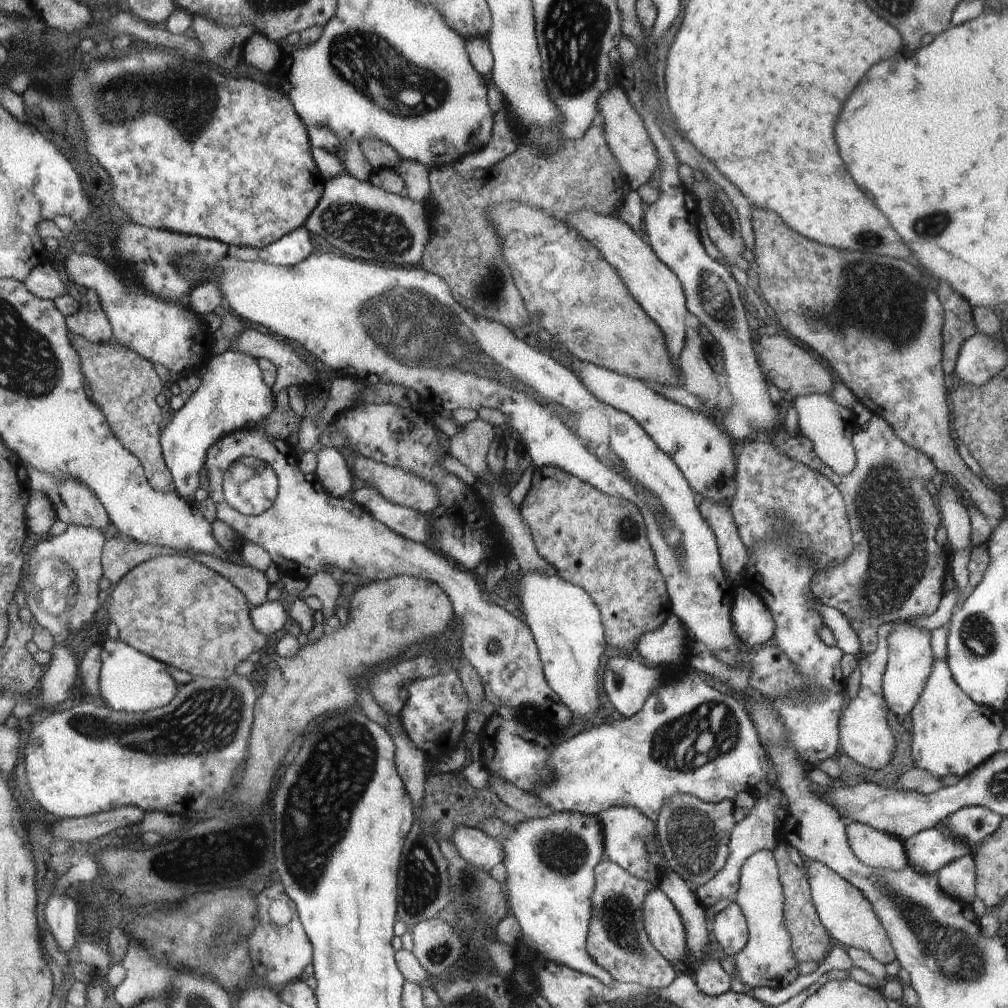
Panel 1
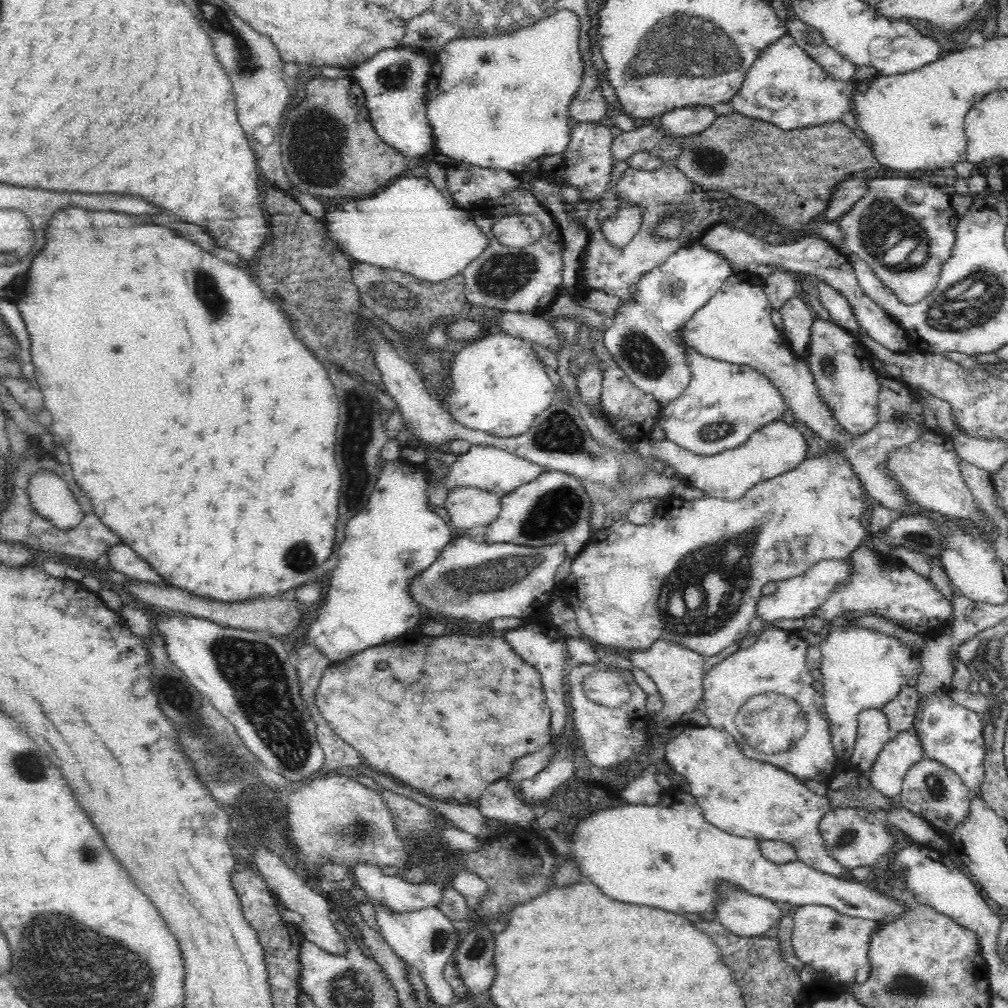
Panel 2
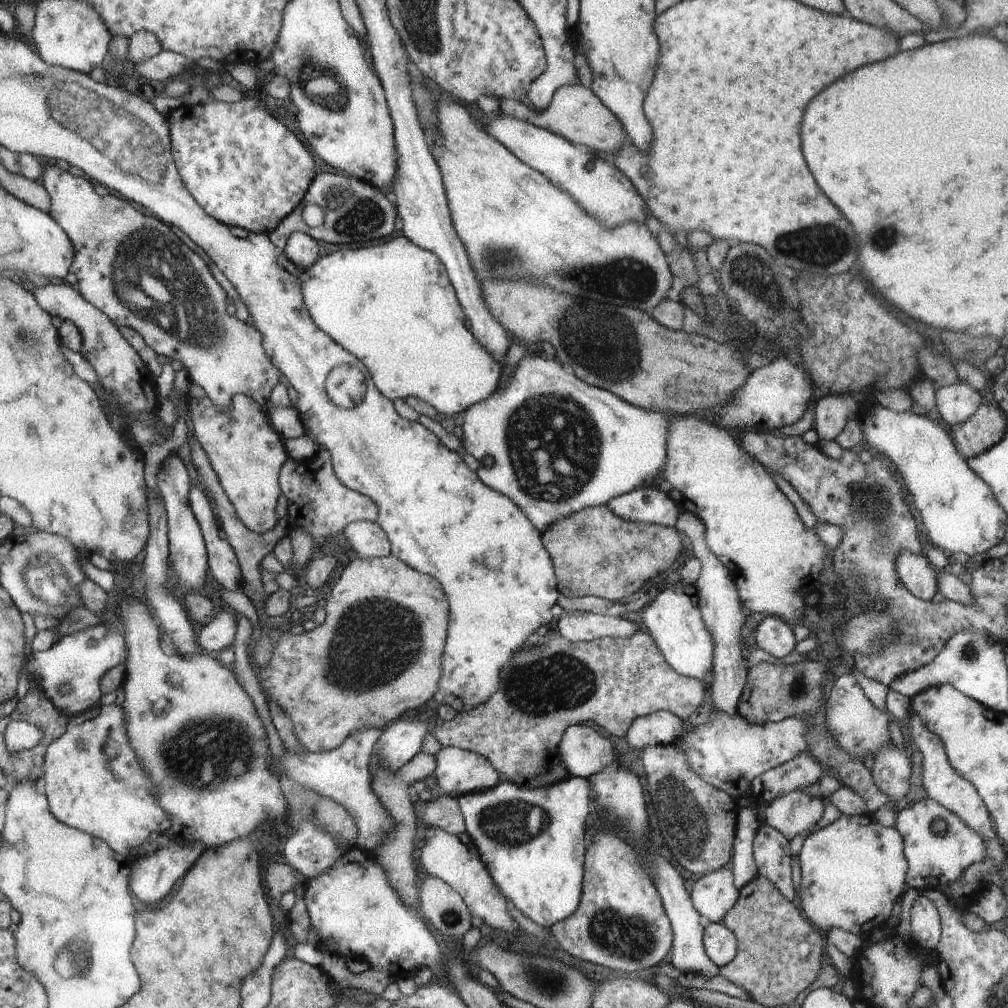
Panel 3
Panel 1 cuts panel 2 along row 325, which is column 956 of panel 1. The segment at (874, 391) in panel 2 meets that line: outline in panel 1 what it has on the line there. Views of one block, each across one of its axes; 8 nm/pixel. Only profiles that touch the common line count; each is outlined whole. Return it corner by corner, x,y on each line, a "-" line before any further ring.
967,807
952,814
948,824
942,827
950,826
954,837
973,847
996,832
1003,818
985,807

